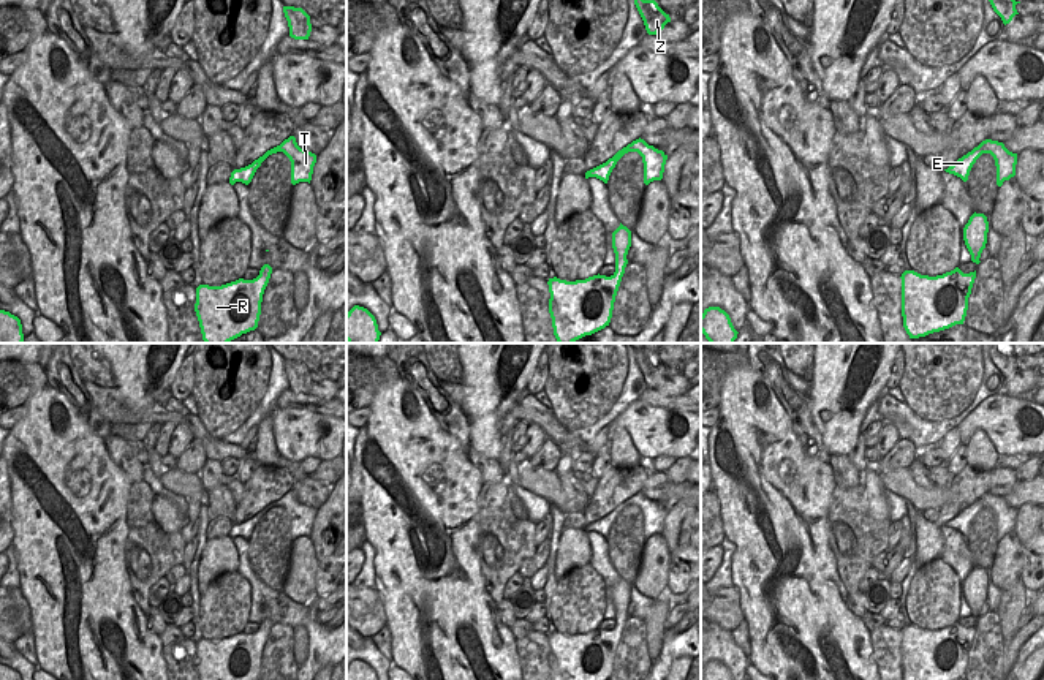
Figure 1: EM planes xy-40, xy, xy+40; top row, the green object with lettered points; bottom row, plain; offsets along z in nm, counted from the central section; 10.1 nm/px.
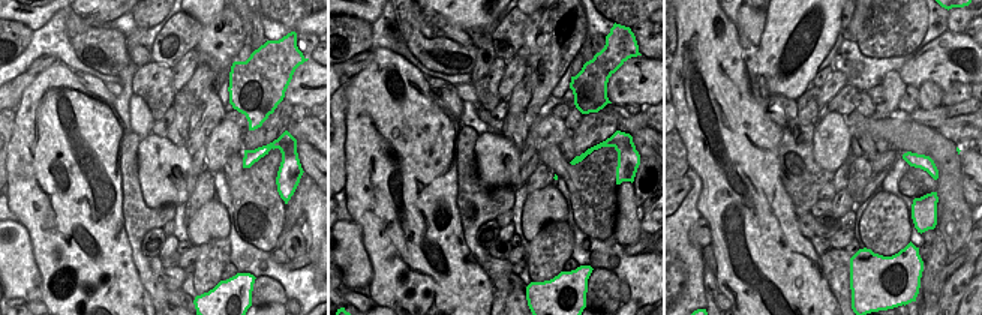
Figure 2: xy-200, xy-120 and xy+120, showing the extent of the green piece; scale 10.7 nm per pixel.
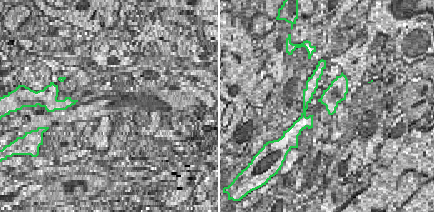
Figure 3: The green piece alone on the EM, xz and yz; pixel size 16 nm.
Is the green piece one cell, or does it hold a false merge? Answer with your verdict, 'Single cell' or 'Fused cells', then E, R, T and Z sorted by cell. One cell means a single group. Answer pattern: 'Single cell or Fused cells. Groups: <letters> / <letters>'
Fused cells. Groups: E T Z / R.

